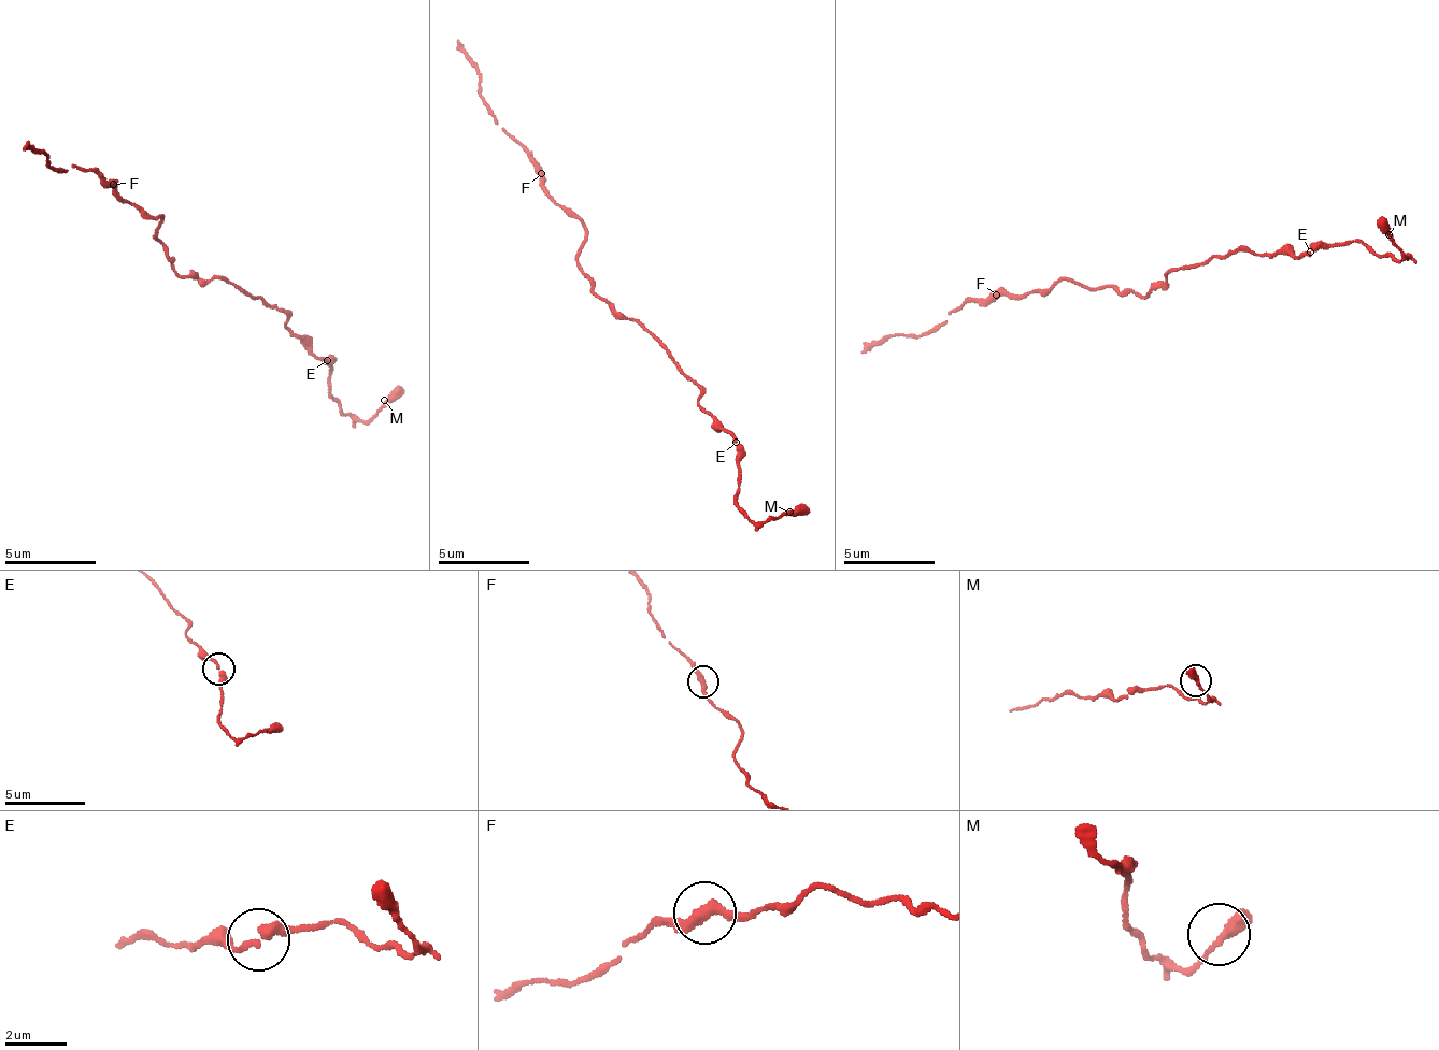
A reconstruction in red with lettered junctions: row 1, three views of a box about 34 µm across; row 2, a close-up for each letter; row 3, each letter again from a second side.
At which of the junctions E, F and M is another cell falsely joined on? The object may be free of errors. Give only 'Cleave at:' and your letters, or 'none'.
Cleave at: none

